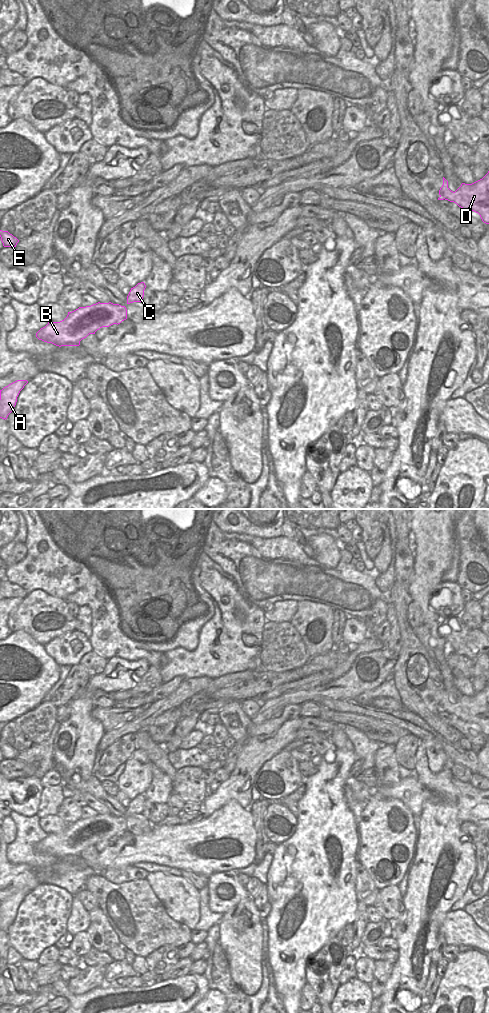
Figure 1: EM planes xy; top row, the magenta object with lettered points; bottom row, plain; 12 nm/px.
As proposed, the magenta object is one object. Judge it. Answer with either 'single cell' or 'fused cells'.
single cell

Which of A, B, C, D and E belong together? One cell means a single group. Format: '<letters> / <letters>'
A B C D E

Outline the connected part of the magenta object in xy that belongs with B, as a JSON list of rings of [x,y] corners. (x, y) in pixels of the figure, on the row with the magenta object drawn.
[[[98,302],[68,312],[67,317],[60,322],[48,322],[36,333],[36,337],[59,347],[79,346],[80,341],[89,334],[95,334],[102,327],[118,325],[126,319],[125,306]]]

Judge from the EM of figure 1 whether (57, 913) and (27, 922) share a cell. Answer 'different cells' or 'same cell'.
same cell

